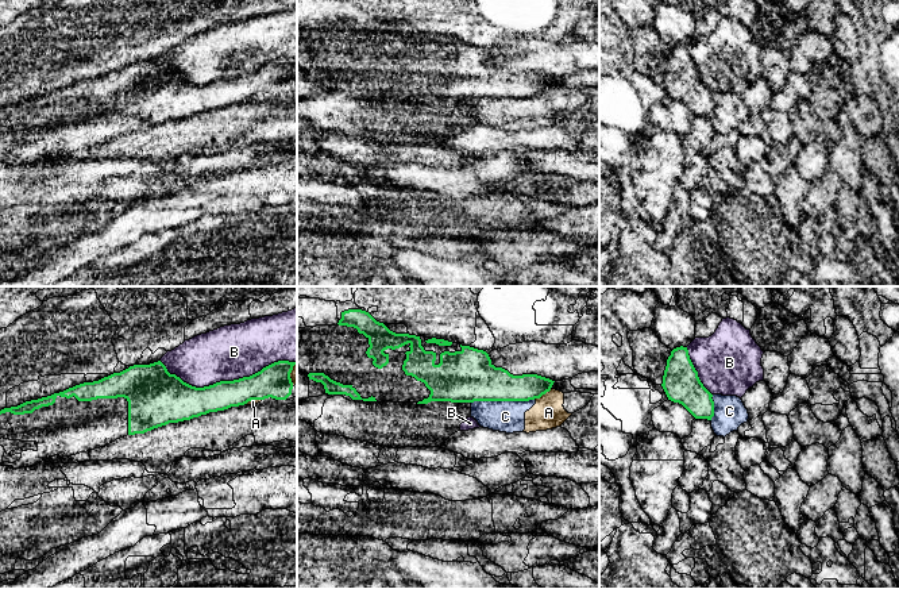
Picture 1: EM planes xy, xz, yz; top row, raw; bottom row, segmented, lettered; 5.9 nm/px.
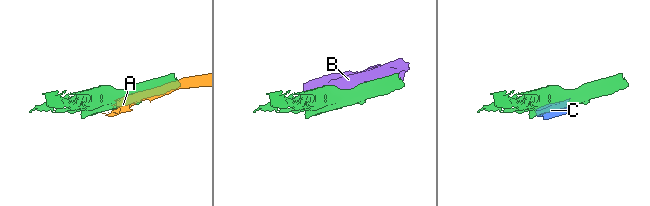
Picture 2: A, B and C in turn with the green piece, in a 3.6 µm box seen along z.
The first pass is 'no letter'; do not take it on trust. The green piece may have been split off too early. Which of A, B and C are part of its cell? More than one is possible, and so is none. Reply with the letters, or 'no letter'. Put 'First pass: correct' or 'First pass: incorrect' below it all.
no letter
First pass: correct

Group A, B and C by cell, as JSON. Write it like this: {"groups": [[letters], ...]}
{"groups": [["A", "C"], ["B"]]}

